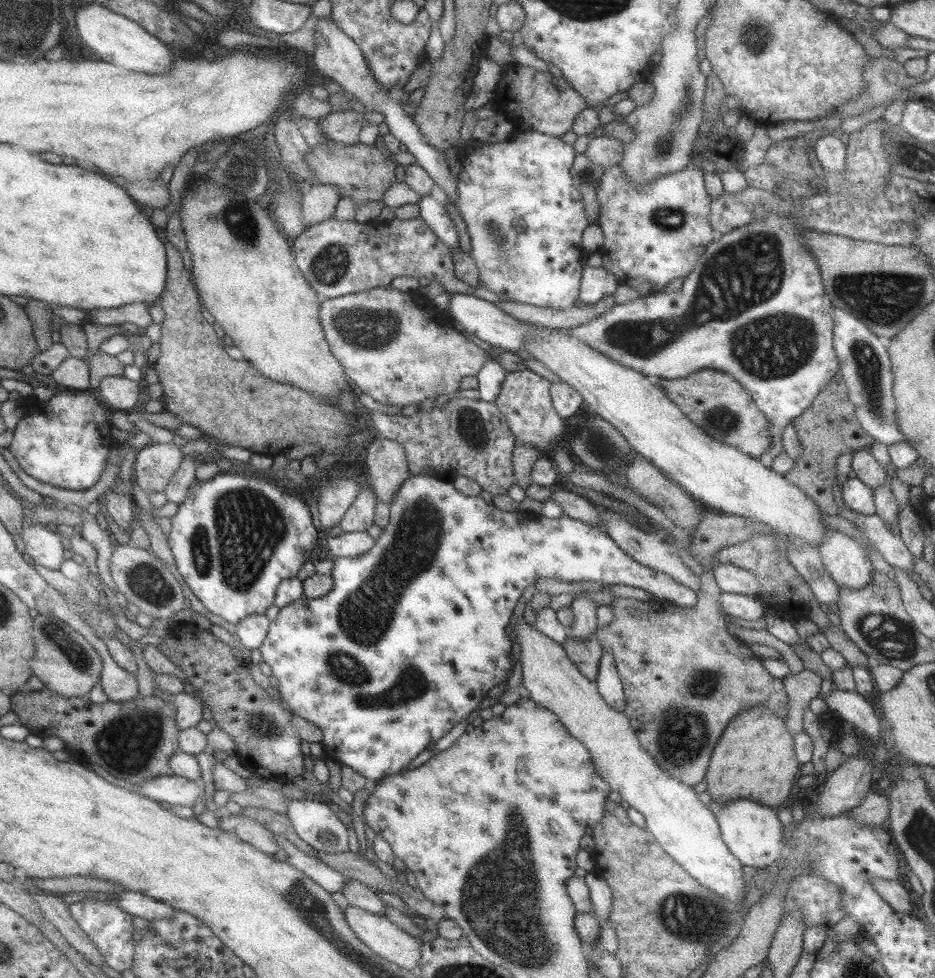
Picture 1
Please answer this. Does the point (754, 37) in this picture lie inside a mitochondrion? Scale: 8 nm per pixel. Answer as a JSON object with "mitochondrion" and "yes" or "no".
{"mitochondrion":"yes"}

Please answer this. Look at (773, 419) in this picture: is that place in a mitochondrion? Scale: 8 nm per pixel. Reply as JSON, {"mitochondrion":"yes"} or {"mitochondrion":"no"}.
{"mitochondrion":"no"}

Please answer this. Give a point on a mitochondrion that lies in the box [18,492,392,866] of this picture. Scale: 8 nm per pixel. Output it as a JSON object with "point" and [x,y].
{"point":[131,742]}

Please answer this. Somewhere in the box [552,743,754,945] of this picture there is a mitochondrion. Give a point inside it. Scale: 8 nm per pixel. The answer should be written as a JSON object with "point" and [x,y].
{"point":[695,920]}

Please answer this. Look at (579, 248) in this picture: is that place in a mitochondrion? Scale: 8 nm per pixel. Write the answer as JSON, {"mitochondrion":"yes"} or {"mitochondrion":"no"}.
{"mitochondrion":"no"}

